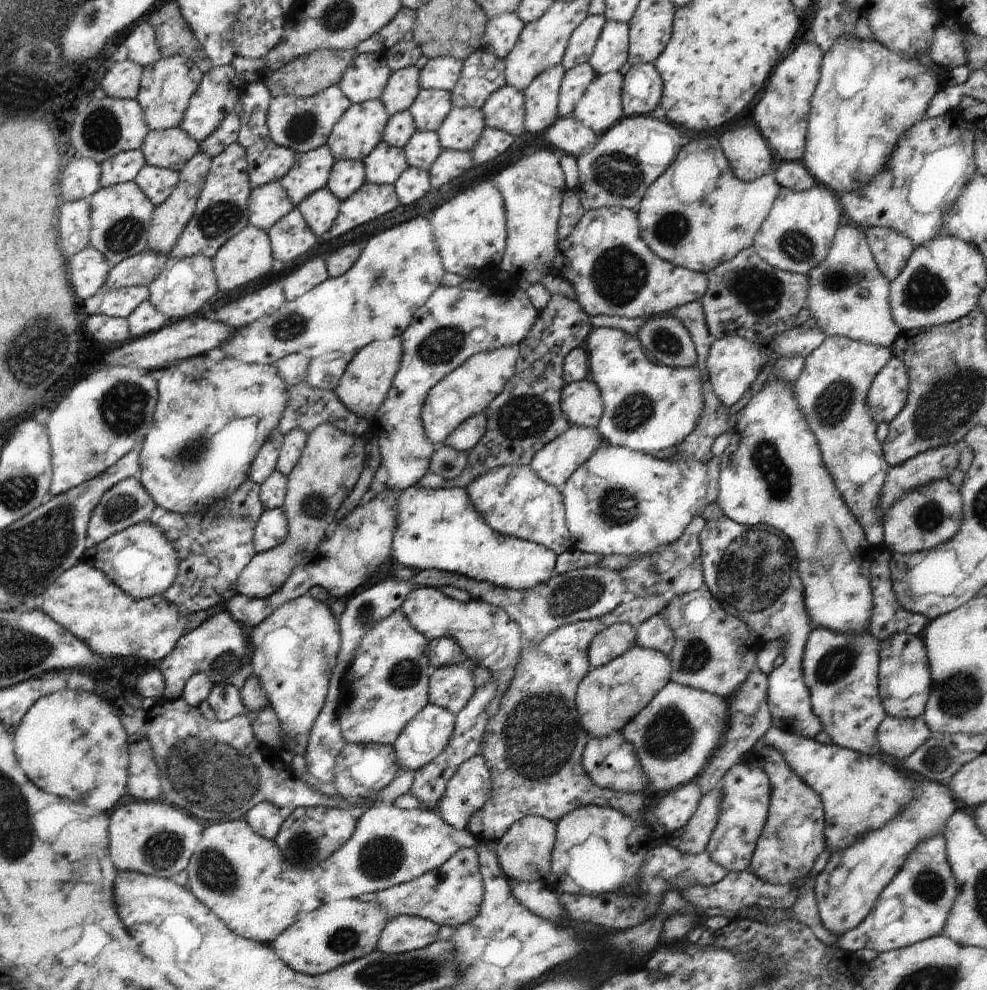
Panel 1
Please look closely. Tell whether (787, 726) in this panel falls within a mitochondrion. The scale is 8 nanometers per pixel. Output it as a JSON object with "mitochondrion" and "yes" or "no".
{"mitochondrion":"no"}

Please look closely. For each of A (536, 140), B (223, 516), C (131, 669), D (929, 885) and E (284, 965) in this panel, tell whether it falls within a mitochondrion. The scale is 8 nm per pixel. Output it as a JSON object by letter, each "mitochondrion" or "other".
{"A":"other","B":"mitochondrion","C":"other","D":"mitochondrion","E":"other"}

